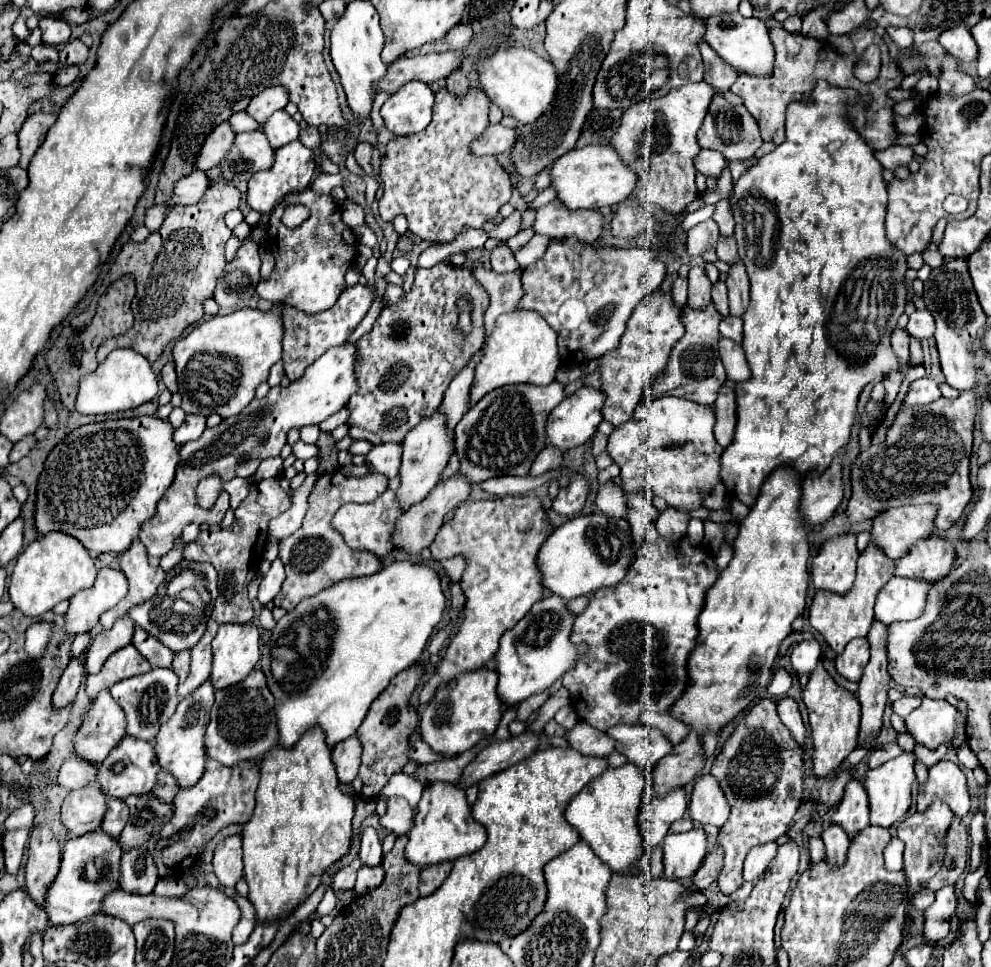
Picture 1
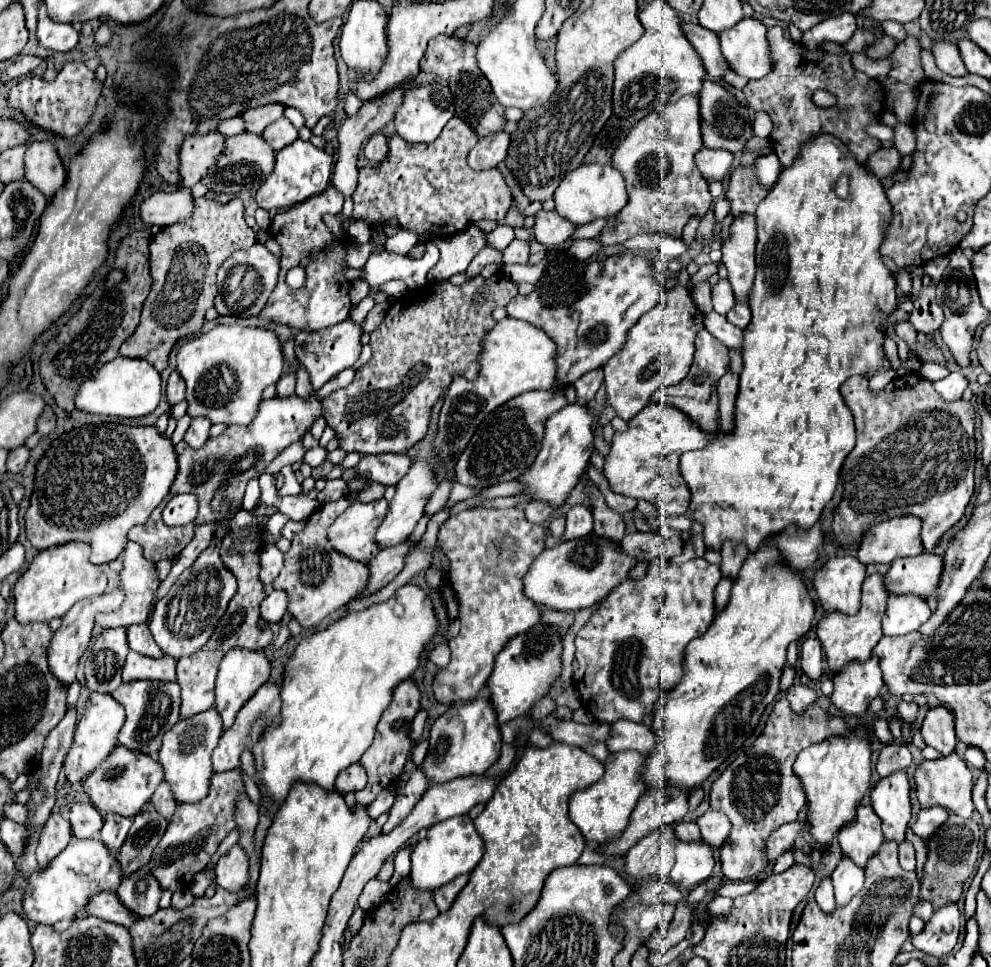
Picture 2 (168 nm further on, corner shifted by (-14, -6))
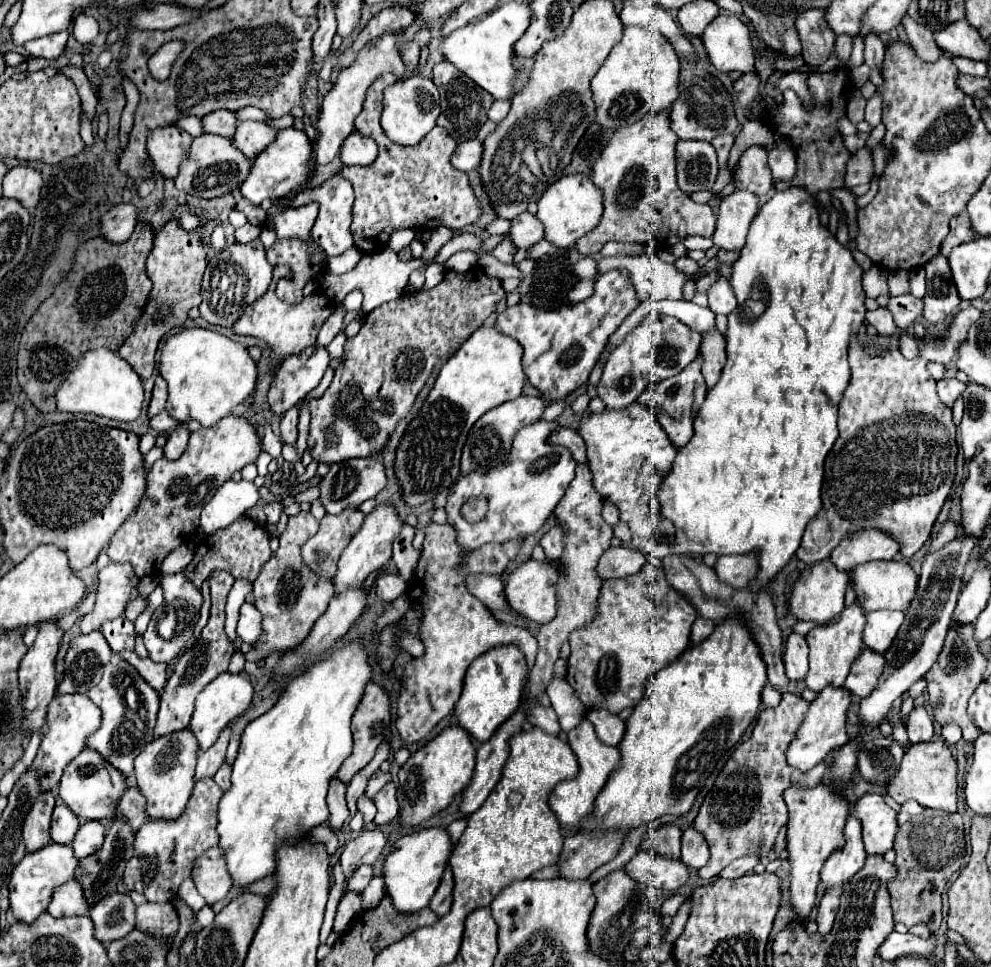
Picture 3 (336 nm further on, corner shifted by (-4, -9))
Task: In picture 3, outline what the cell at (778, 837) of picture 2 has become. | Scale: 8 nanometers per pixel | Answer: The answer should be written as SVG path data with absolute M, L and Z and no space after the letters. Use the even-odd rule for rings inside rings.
M746 855L742 859L736 859L734 863L730 863L724 871L722 871L722 879L734 879L734 877L742 877L746 873L752 873L754 867L760 863L760 855Z

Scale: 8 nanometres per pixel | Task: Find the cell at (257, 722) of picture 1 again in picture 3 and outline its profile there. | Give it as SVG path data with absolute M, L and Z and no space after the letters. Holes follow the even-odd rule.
M228 725L218 741L206 749L204 753L198 755L198 765L196 765L196 779L206 779L206 777L214 777L216 771L220 769L220 765L224 763L224 755L226 755L226 747L228 747L228 741L232 737L232 725Z

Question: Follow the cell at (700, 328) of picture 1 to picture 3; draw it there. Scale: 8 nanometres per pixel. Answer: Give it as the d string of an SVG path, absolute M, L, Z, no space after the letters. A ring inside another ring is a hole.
M698 355L686 369L684 369L684 373L680 373L680 375L676 375L676 377L672 377L672 379L666 379L666 381L660 381L660 383L654 383L654 385L650 385L640 397L638 397L638 401L642 403L642 405L646 405L652 413L654 413L654 417L656 417L656 421L664 427L664 431L668 433L668 437L672 439L672 443L676 445L676 447L684 447L684 443L688 443L690 439L692 439L692 423L694 423L694 417L696 417L696 413L698 413L698 405L700 405L700 393L702 393L702 397L704 397L704 393L706 393L706 385L704 385L704 381L702 381L702 355Z

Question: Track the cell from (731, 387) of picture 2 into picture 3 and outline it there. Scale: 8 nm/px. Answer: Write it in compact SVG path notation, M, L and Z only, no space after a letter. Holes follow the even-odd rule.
M712 331L712 335L704 335L702 341L702 357L704 357L704 367L702 375L706 379L708 389L712 389L722 375L722 369L726 365L726 341L718 331Z

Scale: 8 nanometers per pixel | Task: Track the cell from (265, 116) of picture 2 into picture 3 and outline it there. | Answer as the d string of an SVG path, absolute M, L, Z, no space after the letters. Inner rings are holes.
M214 111L212 115L202 117L204 123L204 131L206 133L214 133L214 135L224 135L224 137L232 137L236 133L236 125L238 125L238 115L234 111Z

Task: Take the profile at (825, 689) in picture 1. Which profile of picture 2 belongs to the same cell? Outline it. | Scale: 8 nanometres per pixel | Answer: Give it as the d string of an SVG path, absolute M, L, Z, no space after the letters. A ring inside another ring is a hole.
M864 726L846 738L828 738L818 746L800 752L794 762L794 774L800 778L806 792L810 836L822 850L830 848L834 834L846 824L856 822L856 808L870 788L870 738Z

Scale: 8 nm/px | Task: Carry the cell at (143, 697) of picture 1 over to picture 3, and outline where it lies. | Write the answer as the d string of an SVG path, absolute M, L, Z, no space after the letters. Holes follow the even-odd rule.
M112 655L108 667L104 667L102 681L88 691L88 697L102 709L102 725L88 739L88 747L96 749L116 769L124 771L130 779L134 773L134 759L154 739L156 713L160 709L160 693L152 689L134 667L128 667L120 655Z

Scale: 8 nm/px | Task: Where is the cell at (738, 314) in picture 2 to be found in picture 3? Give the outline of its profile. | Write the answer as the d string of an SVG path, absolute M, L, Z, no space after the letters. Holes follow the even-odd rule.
M718 277L718 281L710 287L708 301L710 301L710 309L716 315L730 315L736 309L736 297L726 277Z

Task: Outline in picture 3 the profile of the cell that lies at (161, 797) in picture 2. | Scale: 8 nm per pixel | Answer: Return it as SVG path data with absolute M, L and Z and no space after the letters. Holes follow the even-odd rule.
M130 787L124 797L120 799L120 811L122 815L130 821L132 829L138 831L144 823L148 823L148 815L146 815L146 797L140 793L138 787Z

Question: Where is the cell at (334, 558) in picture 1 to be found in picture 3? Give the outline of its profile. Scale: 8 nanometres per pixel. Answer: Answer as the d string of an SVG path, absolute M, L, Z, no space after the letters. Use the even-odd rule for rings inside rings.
M300 511L298 515L288 519L286 531L280 535L280 547L272 553L270 561L264 563L258 579L254 581L254 597L256 607L260 607L264 615L264 629L254 643L254 651L246 653L248 661L264 659L274 651L288 651L286 647L300 645L308 633L312 631L316 619L324 615L330 599L336 595L336 587L330 579L320 579L302 559L302 545L318 531L318 521L310 511Z

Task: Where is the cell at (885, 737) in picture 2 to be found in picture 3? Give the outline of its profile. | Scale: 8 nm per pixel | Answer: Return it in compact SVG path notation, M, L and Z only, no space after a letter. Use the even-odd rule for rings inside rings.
M826 687L822 693L818 693L818 697L810 703L808 715L800 727L800 733L796 735L796 739L790 743L788 749L788 763L792 767L798 767L800 771L808 771L814 765L818 765L820 761L826 759L826 755L832 749L838 749L840 745L844 745L850 737L846 733L846 715L848 709L852 705L852 695L848 689L844 687Z

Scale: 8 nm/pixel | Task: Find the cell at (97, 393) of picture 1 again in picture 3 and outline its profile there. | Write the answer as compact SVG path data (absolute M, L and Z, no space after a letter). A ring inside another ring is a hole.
M108 349L88 351L84 359L68 373L68 379L56 389L58 411L66 413L94 413L108 419L118 421L134 421L138 419L144 403L144 387L142 379L134 373L134 369Z

